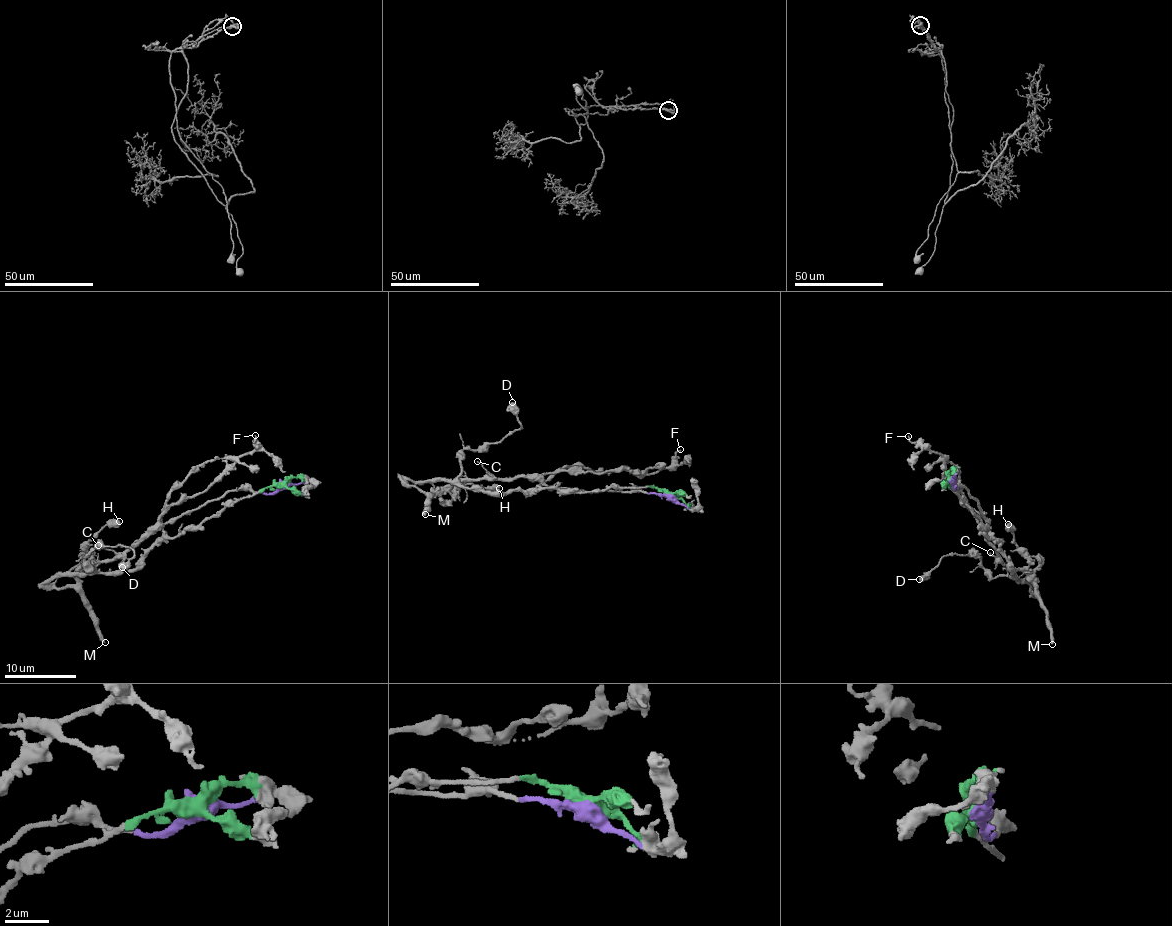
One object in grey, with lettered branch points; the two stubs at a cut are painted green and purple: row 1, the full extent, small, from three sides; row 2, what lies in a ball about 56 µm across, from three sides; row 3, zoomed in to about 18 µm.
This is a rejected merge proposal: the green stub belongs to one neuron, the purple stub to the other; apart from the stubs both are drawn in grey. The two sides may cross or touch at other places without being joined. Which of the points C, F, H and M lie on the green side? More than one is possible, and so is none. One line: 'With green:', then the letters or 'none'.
With green: none

